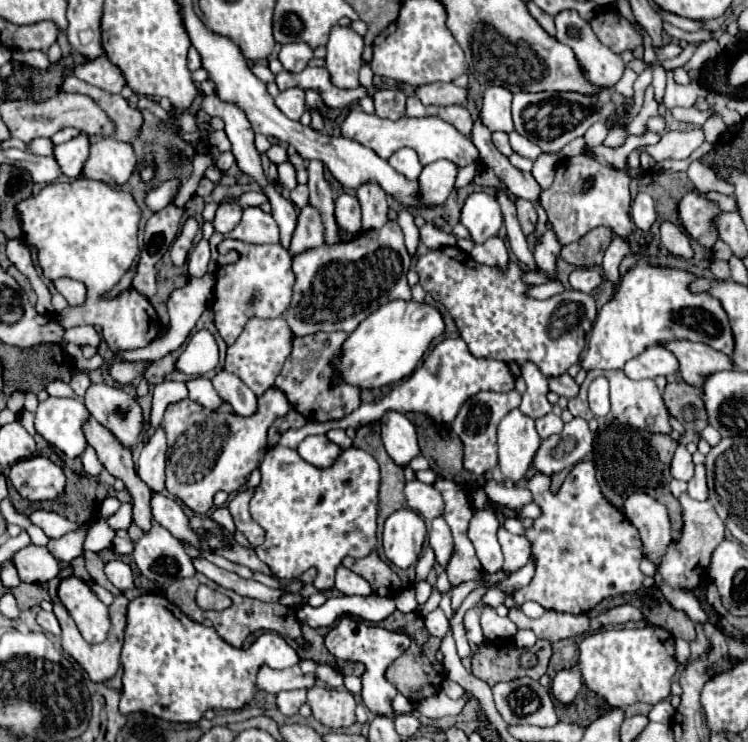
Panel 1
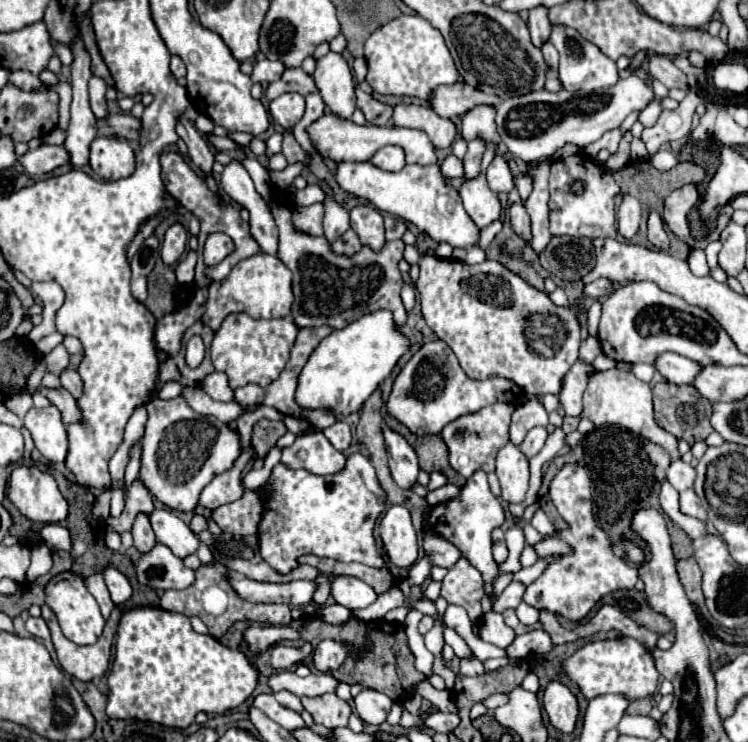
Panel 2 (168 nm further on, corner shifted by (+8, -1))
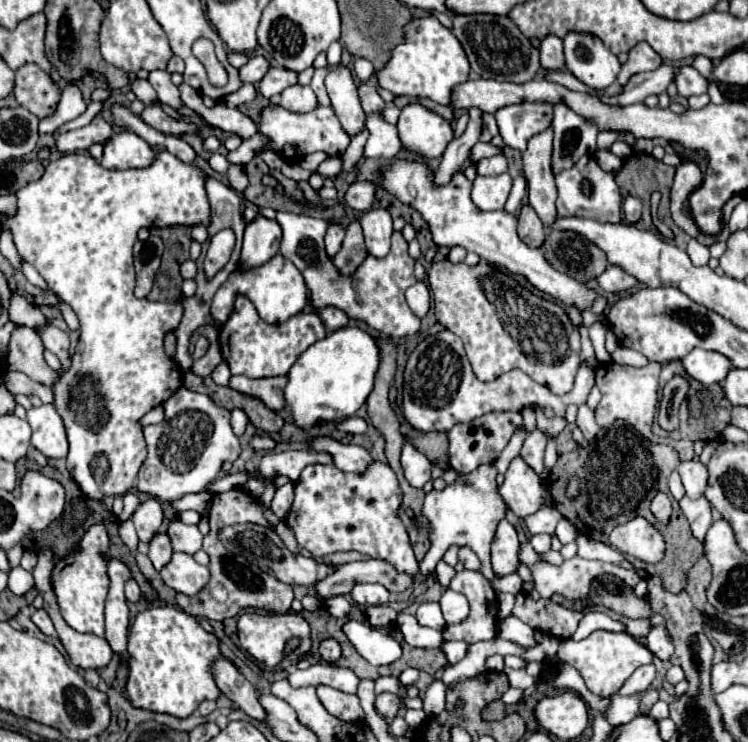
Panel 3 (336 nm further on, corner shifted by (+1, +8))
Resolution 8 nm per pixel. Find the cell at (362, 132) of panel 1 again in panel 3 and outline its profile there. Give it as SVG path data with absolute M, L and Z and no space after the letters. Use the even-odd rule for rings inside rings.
M266 107L262 111L260 133L268 135L272 149L284 159L302 159L308 153L324 151L328 155L342 155L350 145L350 135L344 133L332 107L316 107L310 113L290 113L284 107Z

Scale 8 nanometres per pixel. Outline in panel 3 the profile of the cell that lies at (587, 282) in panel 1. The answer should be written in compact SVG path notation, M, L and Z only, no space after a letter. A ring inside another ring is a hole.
M610 265L610 267L598 277L598 285L600 285L600 289L606 291L606 293L616 293L616 291L632 289L636 283L638 283L638 281L636 281L632 275L624 273L620 267L614 267L614 265Z

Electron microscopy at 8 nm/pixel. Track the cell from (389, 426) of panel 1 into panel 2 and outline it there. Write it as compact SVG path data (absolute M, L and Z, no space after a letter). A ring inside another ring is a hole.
M389 428L383 430L383 436L387 442L389 468L395 484L401 486L403 490L411 490L417 484L417 474L419 474L419 460L415 450L409 446L409 442L401 434Z

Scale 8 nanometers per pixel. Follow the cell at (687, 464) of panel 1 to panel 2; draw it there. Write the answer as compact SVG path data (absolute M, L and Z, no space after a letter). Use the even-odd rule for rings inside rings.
M681 458L677 462L671 462L671 468L667 472L667 480L673 484L673 488L677 492L683 492L683 490L691 488L693 482L695 482L695 476L697 474L695 474L693 466L691 464L685 464Z

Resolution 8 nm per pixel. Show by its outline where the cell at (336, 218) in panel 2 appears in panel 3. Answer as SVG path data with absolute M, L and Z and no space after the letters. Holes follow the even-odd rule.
M332 223L326 233L326 251L330 257L334 257L342 245L344 239L344 227L340 223Z

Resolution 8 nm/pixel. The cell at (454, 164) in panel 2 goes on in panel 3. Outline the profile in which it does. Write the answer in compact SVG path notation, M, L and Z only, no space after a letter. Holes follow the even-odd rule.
M476 143L474 147L472 147L472 153L468 155L468 159L472 161L472 163L476 163L476 161L480 161L480 159L484 159L484 157L492 157L492 155L498 155L498 153L502 153L502 149L500 147L494 147L492 143Z

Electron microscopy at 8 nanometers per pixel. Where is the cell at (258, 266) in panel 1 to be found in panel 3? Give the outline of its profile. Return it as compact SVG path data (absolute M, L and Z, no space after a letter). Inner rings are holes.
M274 255L270 261L266 261L264 265L256 267L256 269L236 269L234 273L230 273L230 277L216 291L214 301L212 301L212 317L218 323L226 323L228 315L232 313L234 299L238 295L248 297L254 303L258 315L266 323L282 323L288 317L306 309L306 305L308 305L308 293L306 293L306 283L304 283L302 273L294 267L294 263L290 259L286 259L282 255Z

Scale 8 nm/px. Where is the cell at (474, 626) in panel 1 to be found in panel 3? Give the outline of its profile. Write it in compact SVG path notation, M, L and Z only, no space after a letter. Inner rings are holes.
M452 589L444 591L440 599L440 607L442 607L442 615L448 625L460 623L464 621L464 617L468 617L468 599L462 593L456 593Z

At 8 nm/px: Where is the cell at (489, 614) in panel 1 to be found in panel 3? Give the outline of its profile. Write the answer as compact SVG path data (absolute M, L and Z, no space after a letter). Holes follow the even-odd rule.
M512 613L498 621L498 637L508 639L508 641L518 643L518 645L534 647L534 629L528 627L526 623L522 623L522 621L520 621L518 617L514 617Z

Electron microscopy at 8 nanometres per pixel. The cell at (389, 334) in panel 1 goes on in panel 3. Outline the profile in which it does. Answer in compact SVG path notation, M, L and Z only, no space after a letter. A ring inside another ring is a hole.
M342 327L310 345L288 371L286 401L294 415L294 423L302 429L310 429L316 423L352 417L366 403L378 367L378 341L360 327Z

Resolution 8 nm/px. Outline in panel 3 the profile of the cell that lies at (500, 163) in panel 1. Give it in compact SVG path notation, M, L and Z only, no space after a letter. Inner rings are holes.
M500 153L496 157L490 157L490 159L480 159L478 161L478 173L480 175L490 175L490 177L496 177L500 173L506 173L508 171L508 159Z

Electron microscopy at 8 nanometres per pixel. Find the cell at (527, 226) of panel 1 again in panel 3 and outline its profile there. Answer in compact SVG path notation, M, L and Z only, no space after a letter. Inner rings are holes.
M524 205L518 215L518 235L530 247L540 247L544 243L544 225L530 205Z

